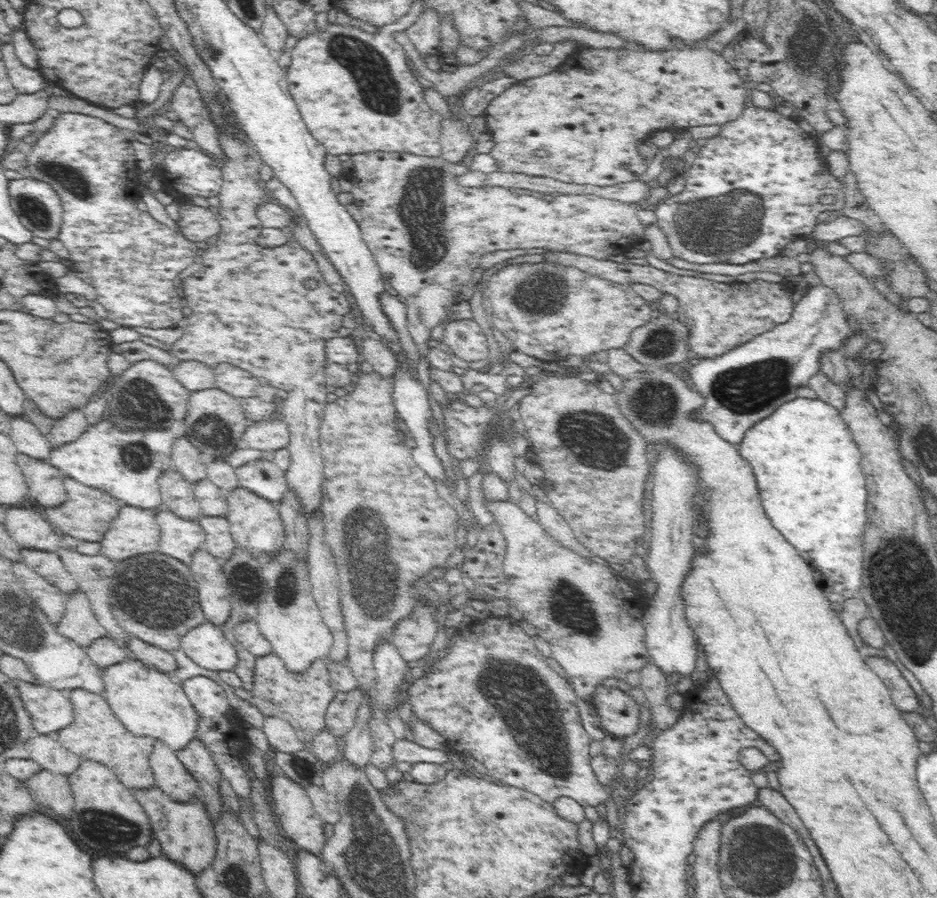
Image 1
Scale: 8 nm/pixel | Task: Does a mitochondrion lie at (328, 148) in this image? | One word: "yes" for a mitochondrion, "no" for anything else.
no

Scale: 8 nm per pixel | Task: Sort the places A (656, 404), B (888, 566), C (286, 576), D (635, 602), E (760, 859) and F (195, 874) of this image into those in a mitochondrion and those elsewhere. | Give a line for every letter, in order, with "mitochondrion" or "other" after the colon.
A: mitochondrion
B: mitochondrion
C: mitochondrion
D: other
E: mitochondrion
F: other

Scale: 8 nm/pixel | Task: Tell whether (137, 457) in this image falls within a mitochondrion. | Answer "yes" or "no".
yes

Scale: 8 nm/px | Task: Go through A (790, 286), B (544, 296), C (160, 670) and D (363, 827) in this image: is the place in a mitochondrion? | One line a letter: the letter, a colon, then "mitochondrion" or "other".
A: other
B: mitochondrion
C: other
D: mitochondrion

